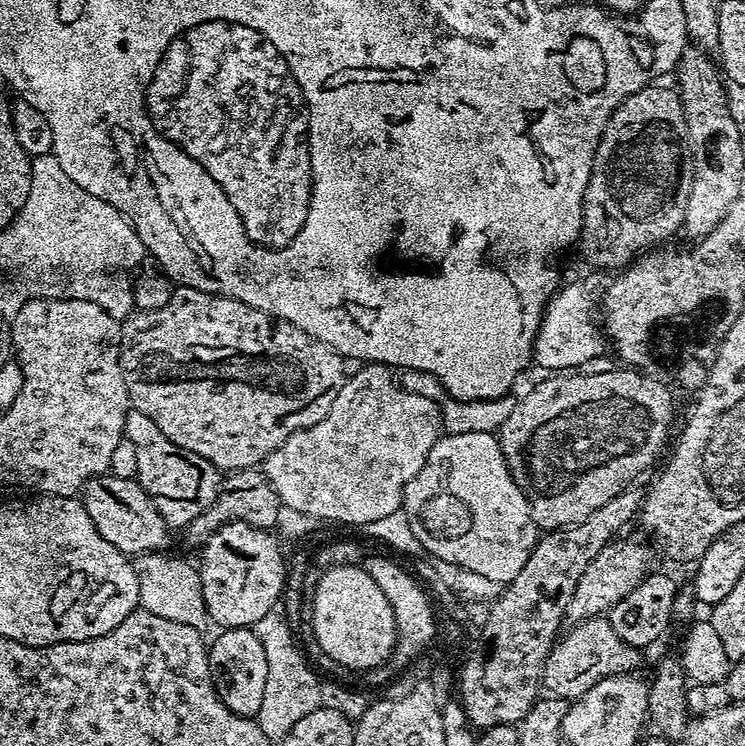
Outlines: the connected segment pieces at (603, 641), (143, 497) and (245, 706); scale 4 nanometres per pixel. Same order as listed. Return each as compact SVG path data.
M608 619L584 620L569 629L568 633L565 631L553 643L544 663L542 684L547 691L548 688L552 691L549 693L553 697L571 702L586 694L586 690L590 690L590 686L594 686L602 678L632 674L637 671L636 667L639 666L642 656L641 649L630 646L622 638L618 638Z
M111 474L90 478L82 489L82 503L98 534L102 534L110 546L125 556L135 558L146 552L164 552L167 549L170 535L168 524L160 517L154 502L136 480L118 478Z
M226 628L219 635L216 641L211 641L208 650L208 665L218 698L234 714L255 718L262 706L262 690L266 690L266 650L262 650L262 642L252 628Z

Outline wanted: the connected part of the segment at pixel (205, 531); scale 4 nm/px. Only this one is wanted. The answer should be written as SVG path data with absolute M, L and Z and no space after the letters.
M259 467L232 470L223 477L220 495L217 496L216 501L206 510L202 510L198 518L184 525L182 535L193 550L199 550L212 535L220 531L222 525L229 524L232 520L241 520L255 528L272 530L276 528L280 506L281 501L275 493L274 486Z

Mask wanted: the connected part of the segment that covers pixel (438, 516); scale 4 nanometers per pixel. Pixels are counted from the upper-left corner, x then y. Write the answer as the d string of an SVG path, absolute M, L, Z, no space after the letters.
M491 432L441 435L434 442L422 470L406 482L402 511L410 522L413 541L419 547L421 544L429 552L429 557L474 570L474 574L482 574L501 586L518 578L518 570L526 566L526 558L530 558L538 539L538 529L528 511L524 489L514 482L499 439Z

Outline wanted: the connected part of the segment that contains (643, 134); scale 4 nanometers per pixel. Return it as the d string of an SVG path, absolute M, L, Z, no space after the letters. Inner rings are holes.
M653 82L646 85L642 90L630 94L614 111L612 117L606 122L604 132L600 135L600 140L596 143L596 153L592 163L592 173L588 179L588 185L584 191L584 213L580 222L580 234L578 237L578 249L584 255L584 260L592 268L612 268L620 270L632 263L637 256L651 249L653 246L663 243L667 236L679 233L684 227L686 218L686 202L690 198L690 186L692 185L692 161L690 159L690 149L688 146L688 131L684 121L684 111L680 102L679 91L675 87L659 88L659 83Z

